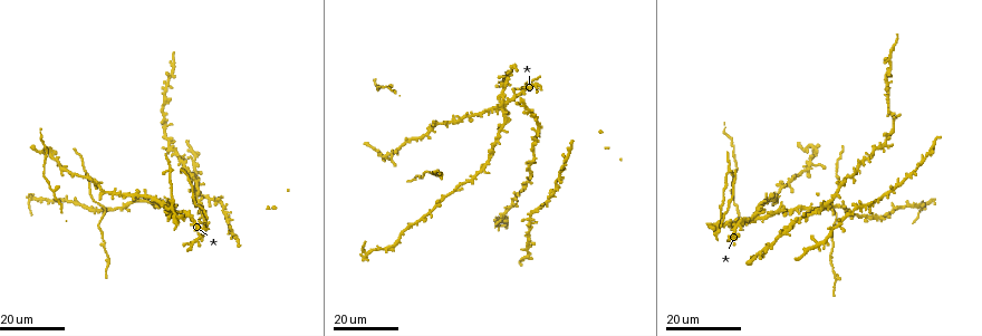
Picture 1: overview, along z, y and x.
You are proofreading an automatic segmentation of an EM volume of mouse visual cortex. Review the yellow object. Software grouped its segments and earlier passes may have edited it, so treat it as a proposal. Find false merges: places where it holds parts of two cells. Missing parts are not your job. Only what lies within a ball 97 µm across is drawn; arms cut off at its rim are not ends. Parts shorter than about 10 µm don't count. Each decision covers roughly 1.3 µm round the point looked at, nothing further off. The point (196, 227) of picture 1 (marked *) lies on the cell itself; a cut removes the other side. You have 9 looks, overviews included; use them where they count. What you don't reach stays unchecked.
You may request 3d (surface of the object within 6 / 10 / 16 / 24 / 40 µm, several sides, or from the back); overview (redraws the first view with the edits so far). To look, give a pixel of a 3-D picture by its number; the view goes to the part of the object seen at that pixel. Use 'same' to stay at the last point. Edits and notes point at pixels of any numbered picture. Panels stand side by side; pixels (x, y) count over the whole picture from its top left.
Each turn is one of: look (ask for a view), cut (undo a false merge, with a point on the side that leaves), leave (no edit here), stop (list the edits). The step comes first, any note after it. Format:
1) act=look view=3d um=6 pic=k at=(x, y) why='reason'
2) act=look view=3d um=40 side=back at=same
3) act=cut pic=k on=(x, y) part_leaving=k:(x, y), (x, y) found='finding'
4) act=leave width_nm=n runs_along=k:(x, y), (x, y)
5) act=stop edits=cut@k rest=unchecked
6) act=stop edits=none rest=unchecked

act=look view=3d um=16 pic=1 at=(532, 177) why='thin arm on a thick one'

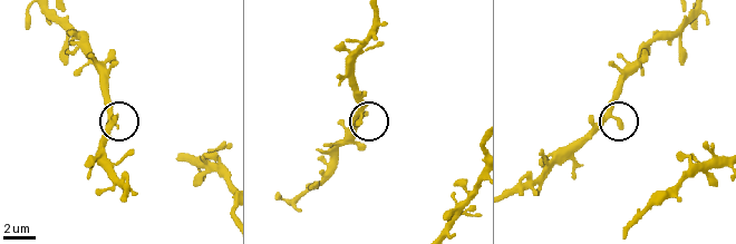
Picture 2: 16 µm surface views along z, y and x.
act=look view=3d um=6 pic=2 at=(359, 110)

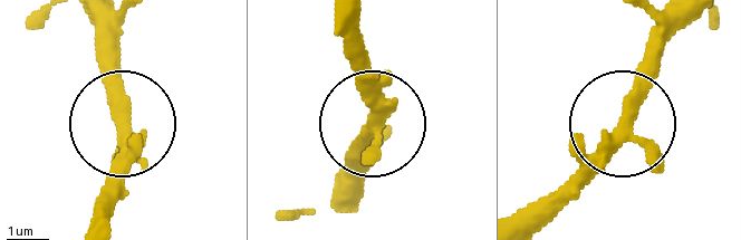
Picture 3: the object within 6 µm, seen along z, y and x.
act=leave arms=3 found='all the same cell'

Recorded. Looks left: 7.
act=look view=3d um=24 pic=1 at=(758, 216) why='four or more arms meet'

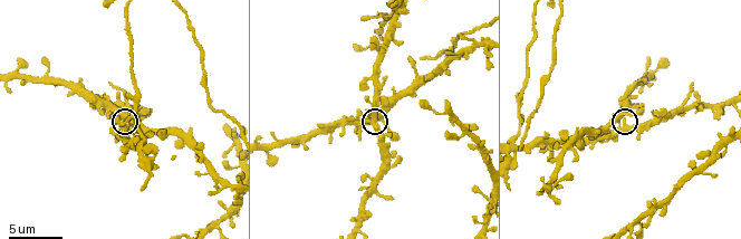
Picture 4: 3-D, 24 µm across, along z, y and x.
act=look view=3d um=6 pic=4 at=(121, 127)

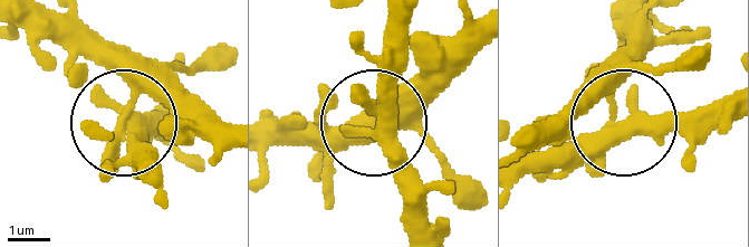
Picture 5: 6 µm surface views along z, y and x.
act=look view=3d um=6 side=back pic=5 at=(127, 122)

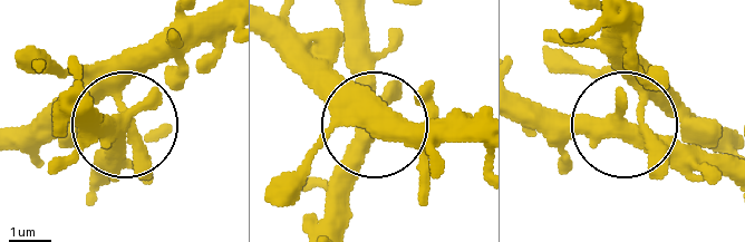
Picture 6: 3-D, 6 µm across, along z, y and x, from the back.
act=leave width_nm=340 runs_along=6:(723, 144), (637, 133), (627, 115), (637, 51) found='continuous, no second cell'

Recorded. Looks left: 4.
act=look view=3d um=24 pic=1 at=(103, 193)

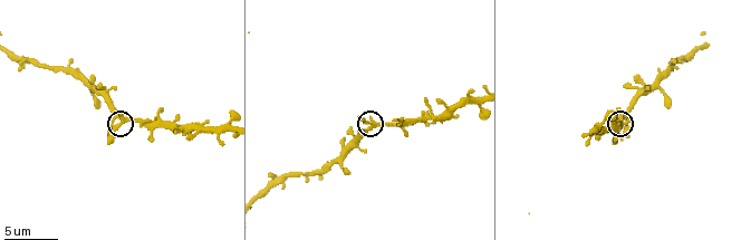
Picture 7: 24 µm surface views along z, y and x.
act=look view=3d um=10 pic=7 at=(121, 120)

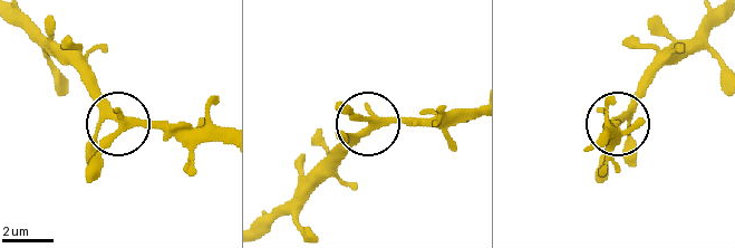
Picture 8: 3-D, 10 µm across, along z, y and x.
act=leave width_nm=280 runs_along=8:(599, 141), (657, 70) found='continuous, no second cell'

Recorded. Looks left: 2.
act=look view=3d um=24 pic=1 at=(823, 240) why='thin neck'

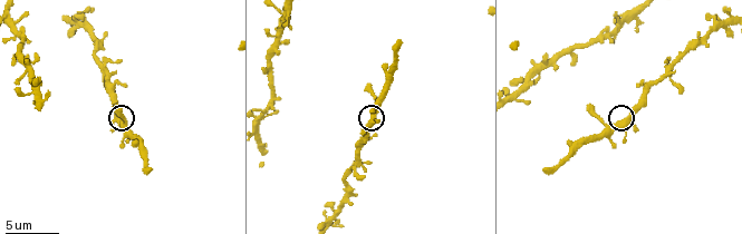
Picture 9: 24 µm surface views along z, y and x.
act=look view=3d um=10 pic=9 at=(373, 115)

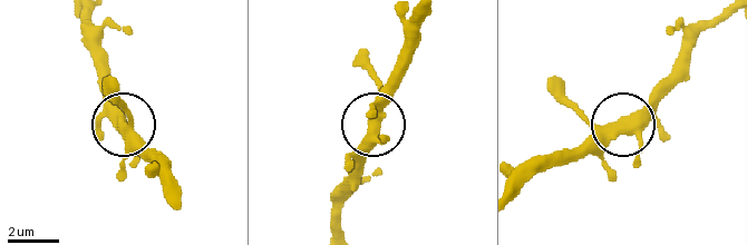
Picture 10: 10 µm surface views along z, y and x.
act=leave arms=3 found='one cell here'

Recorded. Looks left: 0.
act=stop edits=none rest=unchecked

